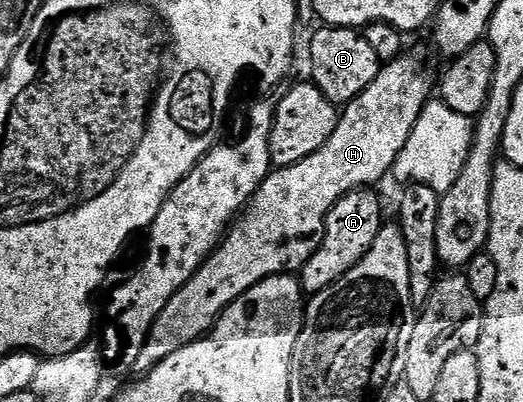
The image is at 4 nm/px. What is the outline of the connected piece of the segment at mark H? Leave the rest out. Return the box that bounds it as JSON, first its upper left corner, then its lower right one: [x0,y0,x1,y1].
[134,52,434,376]

